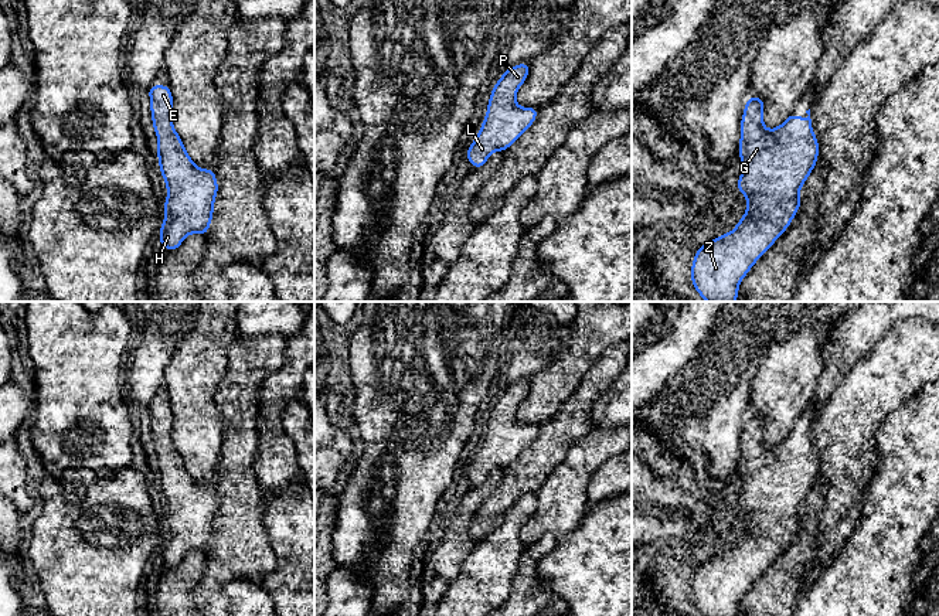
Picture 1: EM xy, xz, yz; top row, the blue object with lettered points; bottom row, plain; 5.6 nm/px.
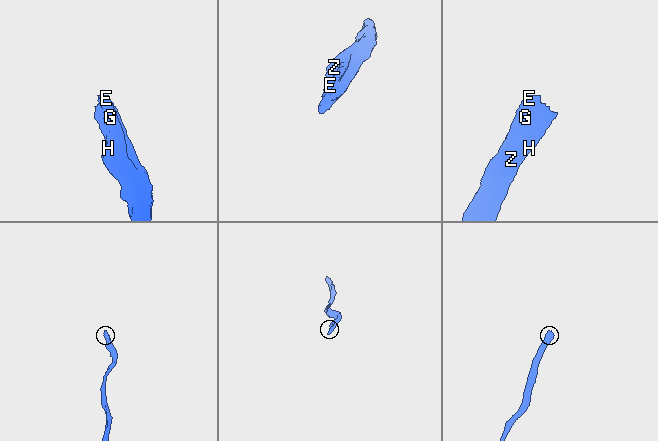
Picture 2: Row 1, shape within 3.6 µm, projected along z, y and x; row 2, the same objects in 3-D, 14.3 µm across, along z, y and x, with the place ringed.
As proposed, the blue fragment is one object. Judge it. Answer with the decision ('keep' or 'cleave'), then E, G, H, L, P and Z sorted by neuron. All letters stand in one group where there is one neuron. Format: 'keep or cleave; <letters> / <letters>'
keep; E G H L P Z

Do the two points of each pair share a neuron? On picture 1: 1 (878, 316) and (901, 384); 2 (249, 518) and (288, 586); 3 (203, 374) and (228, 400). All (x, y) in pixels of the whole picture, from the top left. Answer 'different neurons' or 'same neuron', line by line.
1: different neurons
2: different neurons
3: different neurons

